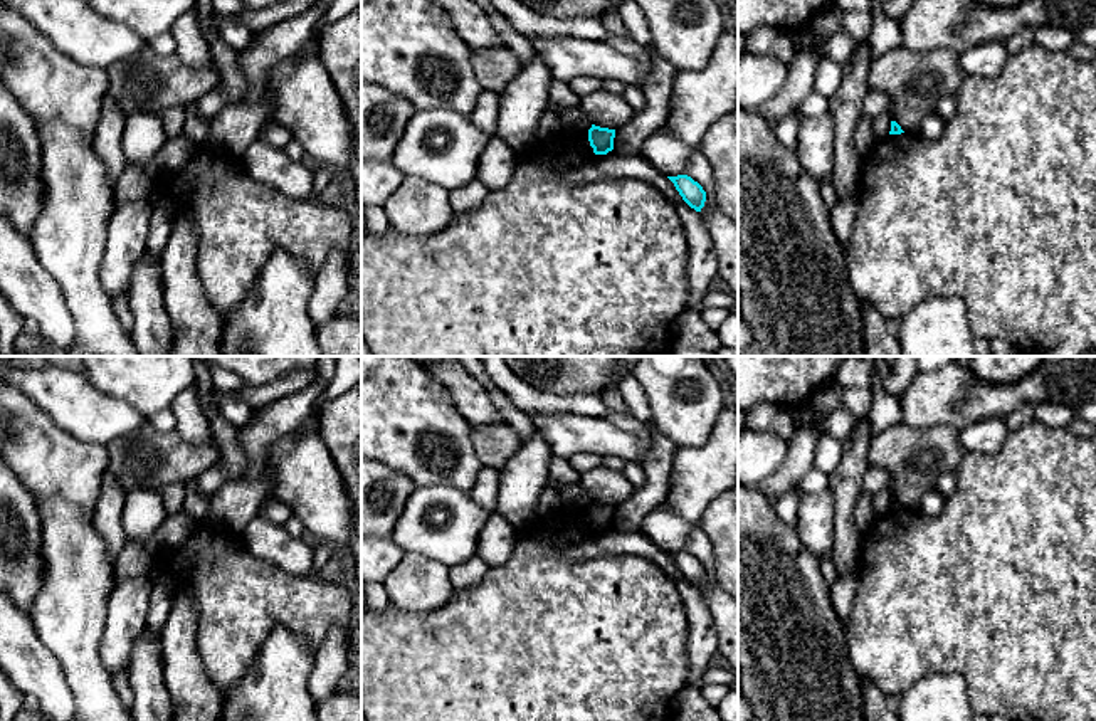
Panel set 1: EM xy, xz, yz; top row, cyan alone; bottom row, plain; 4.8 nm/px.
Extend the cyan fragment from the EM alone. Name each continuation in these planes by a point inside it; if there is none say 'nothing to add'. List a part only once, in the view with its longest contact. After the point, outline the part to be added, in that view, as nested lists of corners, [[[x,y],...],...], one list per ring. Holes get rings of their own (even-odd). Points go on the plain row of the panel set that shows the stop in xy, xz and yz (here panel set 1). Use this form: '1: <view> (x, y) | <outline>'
nothing to add

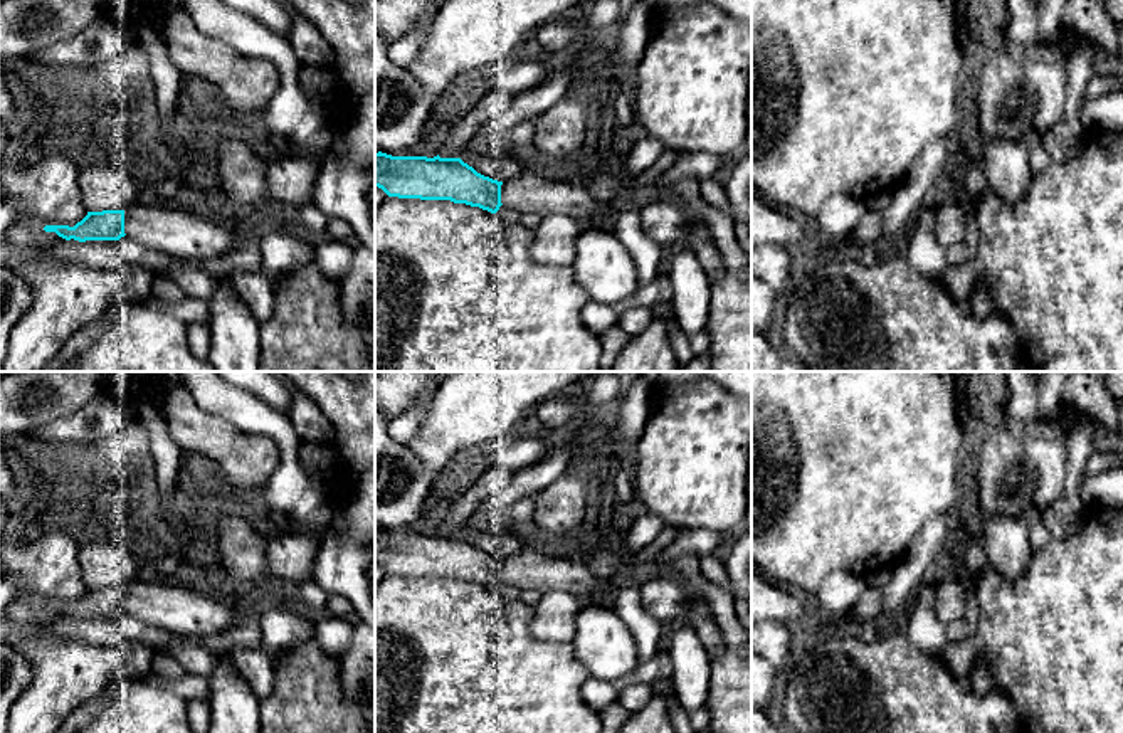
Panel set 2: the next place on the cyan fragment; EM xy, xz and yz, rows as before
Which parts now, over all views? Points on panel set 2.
1: xy (190, 611) | [[[155,578],[124,587],[124,610],[148,625],[195,641],[229,629],[239,617],[239,609],[224,607],[200,585],[168,585]]]

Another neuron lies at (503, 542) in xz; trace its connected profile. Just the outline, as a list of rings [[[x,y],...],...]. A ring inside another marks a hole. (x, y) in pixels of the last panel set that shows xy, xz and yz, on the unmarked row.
[[[496,528],[494,531],[474,531],[461,536],[472,543],[477,550],[498,558],[518,555],[531,545],[525,531],[513,528]]]

